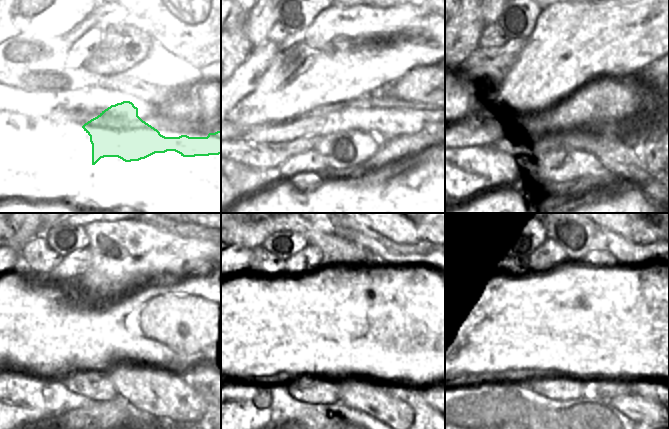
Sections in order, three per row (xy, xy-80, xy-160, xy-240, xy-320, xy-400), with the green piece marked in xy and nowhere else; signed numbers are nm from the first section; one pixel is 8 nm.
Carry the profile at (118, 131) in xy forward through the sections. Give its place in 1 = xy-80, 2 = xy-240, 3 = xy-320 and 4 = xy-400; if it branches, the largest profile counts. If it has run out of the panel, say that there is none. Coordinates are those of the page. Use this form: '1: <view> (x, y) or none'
1: xy-80 (345, 150)
2: xy-240 (142, 393)
3: xy-320 (375, 399)
4: xy-400 (635, 407)

